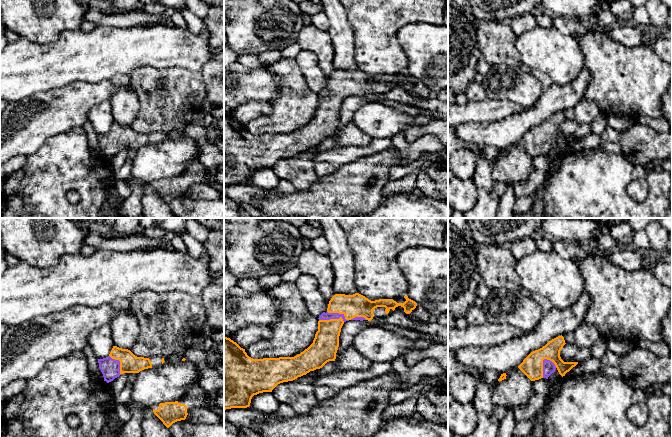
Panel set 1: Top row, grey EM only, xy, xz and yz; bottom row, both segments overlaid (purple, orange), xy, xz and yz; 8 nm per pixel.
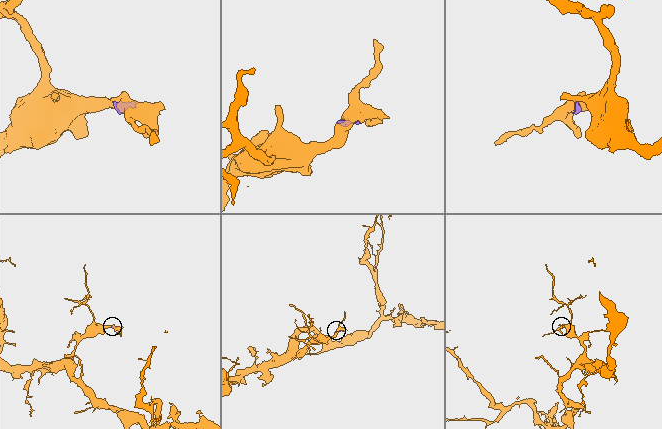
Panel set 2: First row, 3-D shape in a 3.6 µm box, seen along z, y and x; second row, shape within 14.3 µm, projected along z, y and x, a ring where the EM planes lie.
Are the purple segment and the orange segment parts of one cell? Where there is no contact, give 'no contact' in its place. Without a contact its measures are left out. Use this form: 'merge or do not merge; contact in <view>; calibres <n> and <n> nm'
merge; contact in xz; calibres 60 and 200 nm

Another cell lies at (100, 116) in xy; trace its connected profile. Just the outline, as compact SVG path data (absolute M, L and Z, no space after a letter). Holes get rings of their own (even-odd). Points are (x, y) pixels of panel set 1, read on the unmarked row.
M104 101L92 107L87 117L98 135L107 134L114 122L112 106L109 101Z

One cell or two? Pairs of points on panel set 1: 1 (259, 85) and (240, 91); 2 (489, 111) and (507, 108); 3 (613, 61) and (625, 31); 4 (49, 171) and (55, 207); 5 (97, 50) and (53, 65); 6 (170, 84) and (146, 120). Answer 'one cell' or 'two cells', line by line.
1: one cell
2: one cell
3: two cells
4: one cell
5: one cell
6: one cell

